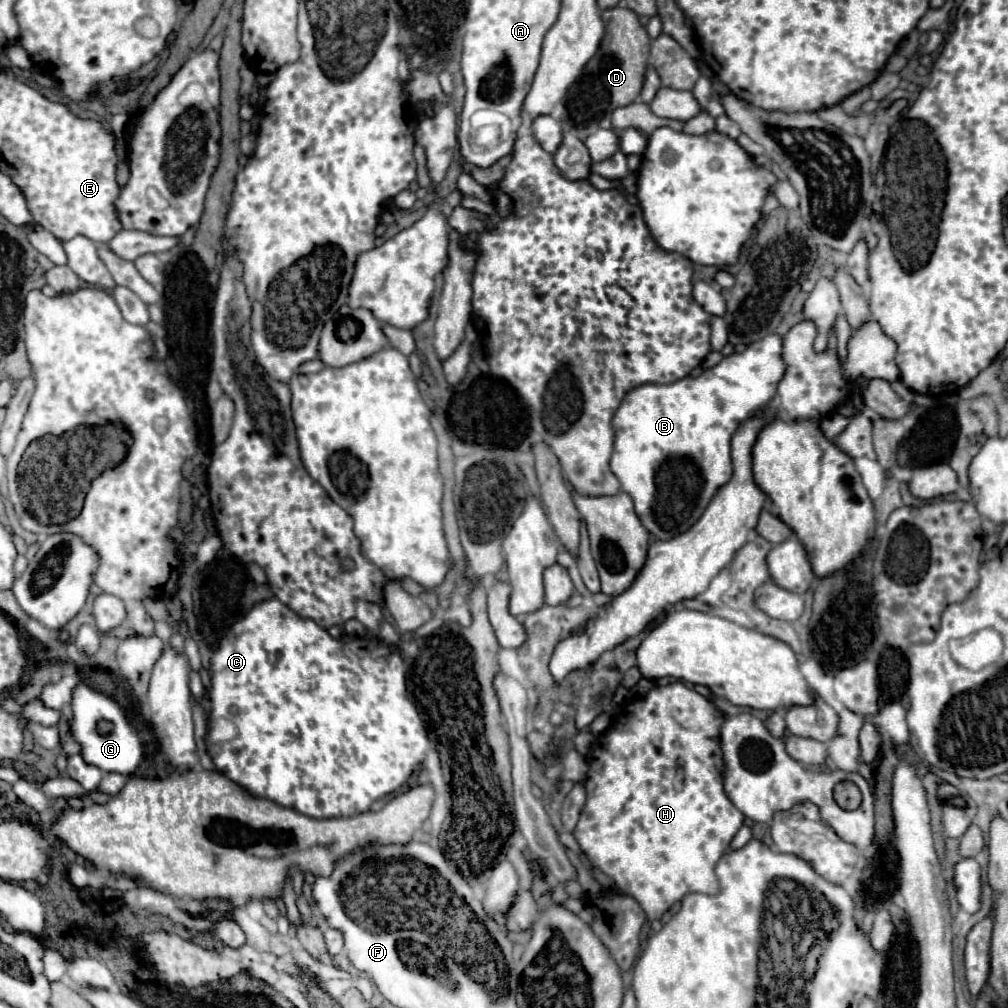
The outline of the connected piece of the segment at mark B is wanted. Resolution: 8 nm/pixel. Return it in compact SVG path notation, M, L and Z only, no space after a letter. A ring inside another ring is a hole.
M767 334L763 340L753 342L753 344L751 344L749 348L745 348L743 352L731 354L731 356L723 358L717 366L705 370L705 372L703 372L701 376L697 376L697 378L687 376L687 378L683 378L683 380L679 380L679 382L665 384L665 386L661 386L661 384L643 384L643 386L637 386L635 390L631 390L631 392L623 398L619 410L615 412L615 418L613 418L615 444L613 444L613 456L611 456L611 470L613 470L613 474L619 478L621 488L633 498L635 512L637 512L641 524L643 524L655 538L659 538L659 540L671 540L671 538L687 532L687 530L699 520L699 516L701 516L703 510L707 508L707 504L709 504L709 500L713 498L713 494L715 494L723 484L727 484L727 482L731 480L731 472L733 472L733 468L731 468L731 438L733 438L733 434L737 432L737 428L739 428L745 420L749 420L749 418L759 416L761 412L765 412L765 408L769 406L769 402L771 402L771 400L775 398L775 394L777 394L777 384L779 384L779 380L783 378L785 368L787 368L787 364L785 364L785 360L783 360L783 336L781 336L781 334Z

